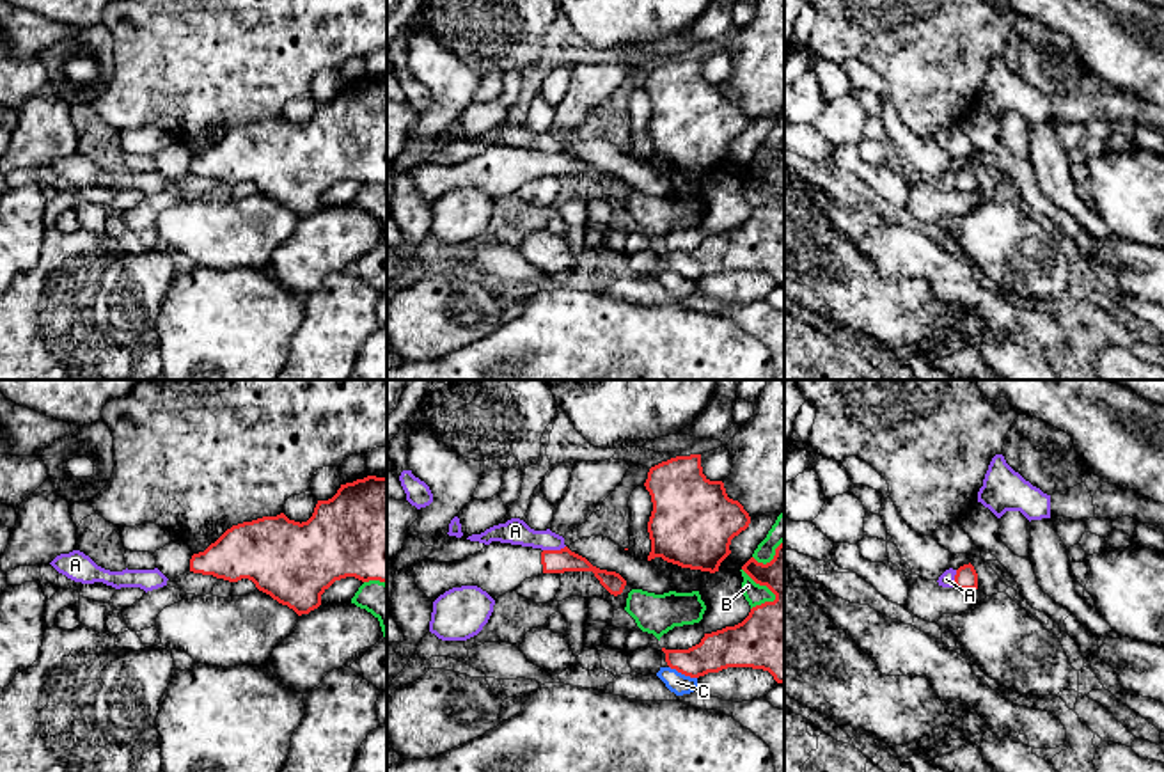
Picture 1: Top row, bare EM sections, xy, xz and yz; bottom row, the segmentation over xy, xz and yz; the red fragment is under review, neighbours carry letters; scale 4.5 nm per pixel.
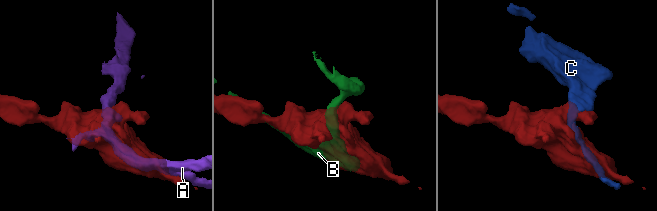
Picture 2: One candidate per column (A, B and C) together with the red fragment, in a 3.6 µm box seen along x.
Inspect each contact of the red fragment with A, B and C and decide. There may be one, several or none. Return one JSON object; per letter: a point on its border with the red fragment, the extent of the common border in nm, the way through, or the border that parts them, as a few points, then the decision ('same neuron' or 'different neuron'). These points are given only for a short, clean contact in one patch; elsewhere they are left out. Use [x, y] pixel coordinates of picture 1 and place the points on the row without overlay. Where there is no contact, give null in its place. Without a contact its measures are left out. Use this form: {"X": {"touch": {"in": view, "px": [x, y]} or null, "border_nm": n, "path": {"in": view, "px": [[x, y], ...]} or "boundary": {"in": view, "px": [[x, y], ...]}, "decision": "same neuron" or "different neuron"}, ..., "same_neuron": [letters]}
{"A": {"touch": {"in": "xz", "px": [554, 153]}, "border_nm": 110, "decision": "different neuron"}, "B": {"touch": {"in": "xz", "px": [760, 187]}, "border_nm": 220, "decision": "different neuron"}, "C": {"touch": {"in": "xz", "px": [684, 275]}, "border_nm": 140, "decision": "different neuron"}, "same_neuron": []}

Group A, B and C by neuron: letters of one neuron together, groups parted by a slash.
A / B / C

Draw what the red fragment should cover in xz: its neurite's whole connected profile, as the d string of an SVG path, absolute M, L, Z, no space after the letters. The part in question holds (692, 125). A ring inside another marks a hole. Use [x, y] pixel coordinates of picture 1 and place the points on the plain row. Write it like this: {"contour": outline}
{"contour": "M701 57L651 69L644 89L653 105L648 163L662 160L681 170L719 174L731 142L749 130L751 119L728 99L722 83L703 76Z"}

